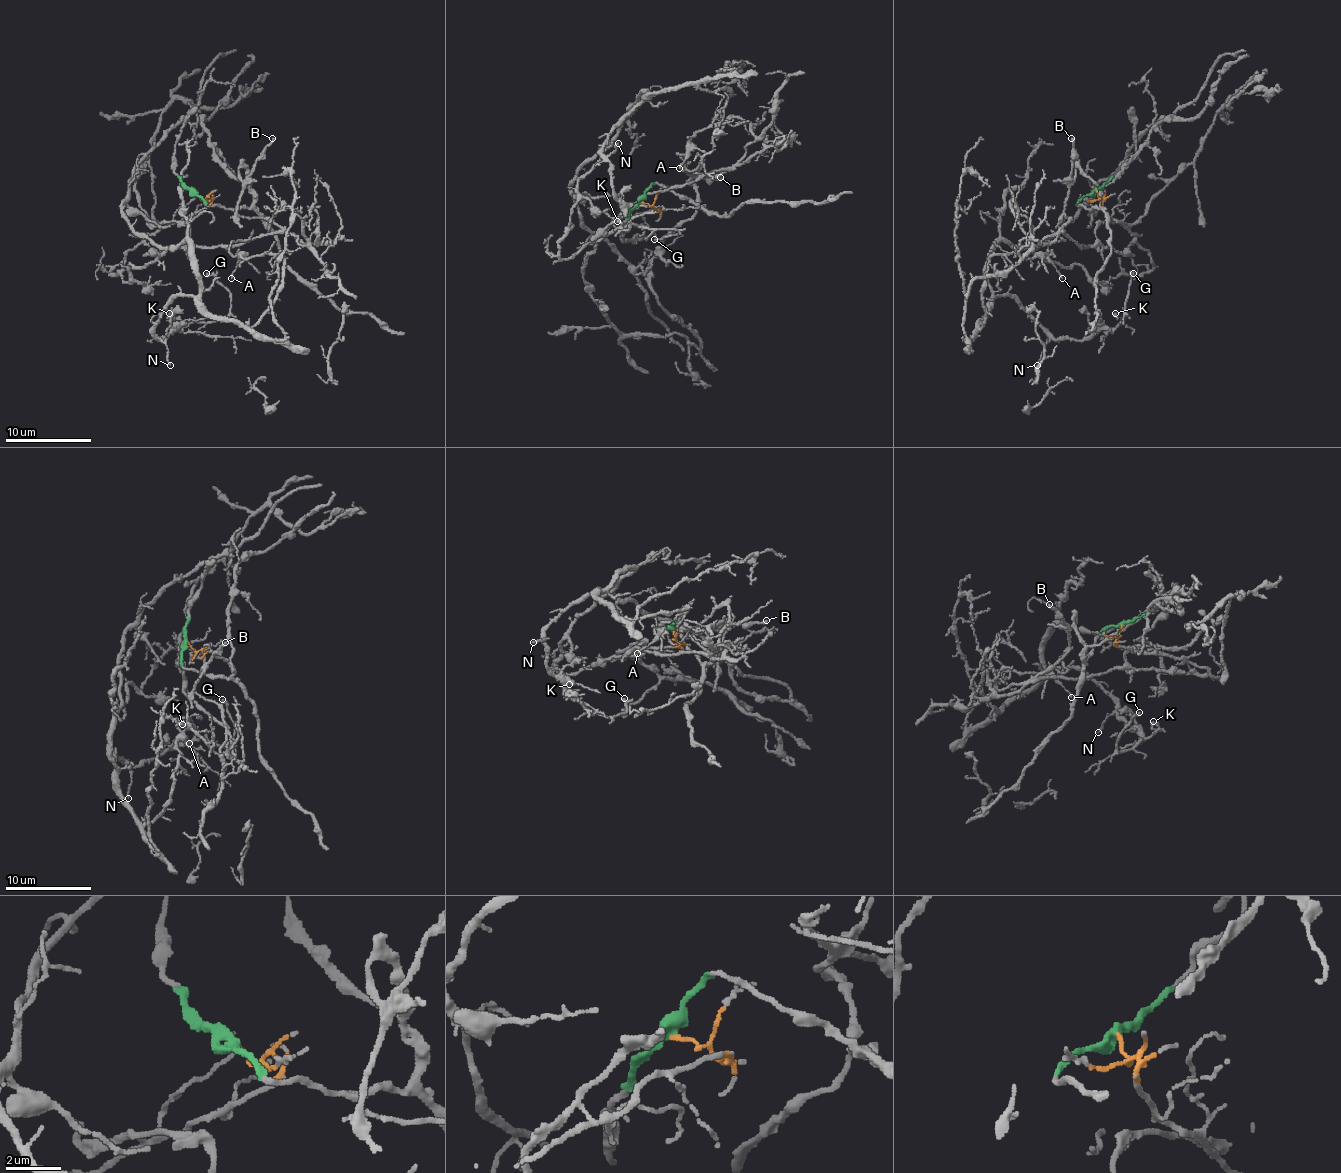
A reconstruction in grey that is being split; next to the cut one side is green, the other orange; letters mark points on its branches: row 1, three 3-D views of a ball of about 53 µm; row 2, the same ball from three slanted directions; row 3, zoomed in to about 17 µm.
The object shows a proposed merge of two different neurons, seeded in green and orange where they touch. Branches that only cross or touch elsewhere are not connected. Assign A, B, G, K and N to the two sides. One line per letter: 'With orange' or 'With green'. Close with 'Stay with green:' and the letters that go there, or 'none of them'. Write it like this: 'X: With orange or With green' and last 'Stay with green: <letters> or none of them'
A: With orange
B: With green
G: With orange
K: With orange
N: With orange
Stay with green: B

